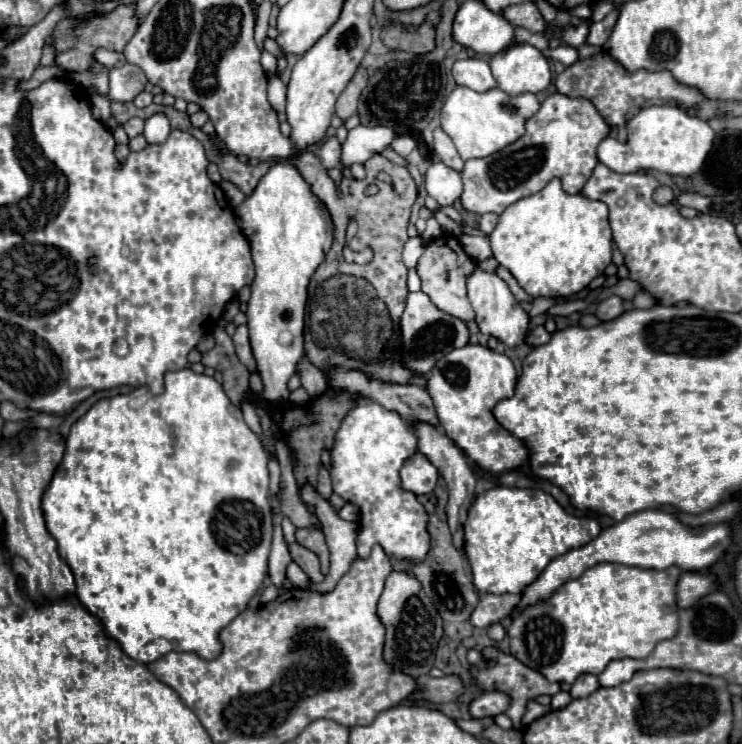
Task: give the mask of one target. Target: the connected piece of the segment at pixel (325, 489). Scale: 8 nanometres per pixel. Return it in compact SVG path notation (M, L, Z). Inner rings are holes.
M320 466L320 474L318 474L318 494L324 498L324 500L330 500L332 496L332 482L330 482L330 472Z

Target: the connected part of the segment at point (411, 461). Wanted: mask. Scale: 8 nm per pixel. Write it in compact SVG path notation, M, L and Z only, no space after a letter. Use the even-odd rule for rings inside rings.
M420 452L410 456L400 468L400 486L416 496L430 494L438 482L436 466Z

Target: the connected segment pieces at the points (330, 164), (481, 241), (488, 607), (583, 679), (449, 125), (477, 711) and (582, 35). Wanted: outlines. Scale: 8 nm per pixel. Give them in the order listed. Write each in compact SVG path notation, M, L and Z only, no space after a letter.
M326 138L322 144L310 146L310 150L314 150L314 152L320 156L322 164L324 164L326 168L340 168L340 170L344 168L342 158L340 158L342 146L340 146L340 142L338 142L336 138Z
M462 234L458 238L466 250L466 254L470 254L472 258L476 258L476 262L482 262L486 260L488 256L492 256L492 250L490 250L490 242L486 236L470 236L470 234Z
M484 594L480 598L480 606L476 606L474 614L470 616L470 622L478 628L486 628L490 624L496 624L512 616L518 604L520 604L520 594L500 594L500 596Z
M584 674L584 676L580 676L580 678L572 684L570 696L572 696L572 698L586 698L586 696L590 696L594 690L598 690L598 688L600 688L598 678L592 676L592 674Z
M456 86L448 100L442 106L440 114L440 124L442 130L452 138L456 144L458 154L464 160L470 158L486 158L494 152L500 152L508 144L516 142L524 134L524 124L530 116L538 112L540 104L534 94L518 94L510 96L502 92L500 88L492 88L488 92L474 92L466 86Z
M484 692L480 698L476 698L470 704L470 714L474 718L484 718L484 716L498 716L506 712L510 704L510 696L504 692Z
M582 20L582 23L577 26L572 26L570 30L566 30L566 32L562 34L562 40L564 40L568 46L578 48L578 46L586 44L588 32L590 32L590 24L588 24L588 20Z

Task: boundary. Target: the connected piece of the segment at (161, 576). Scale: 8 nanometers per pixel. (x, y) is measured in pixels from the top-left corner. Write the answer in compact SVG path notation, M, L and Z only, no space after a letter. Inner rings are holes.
M184 368L184 370L168 372L168 374L166 374L166 390L164 390L164 394L160 394L160 396L156 396L156 398L150 398L148 404L142 406L142 394L144 394L144 392L146 392L146 390L140 386L140 388L132 390L130 394L118 394L118 396L114 396L114 398L102 398L102 400L98 400L98 402L72 426L72 430L70 430L70 434L68 434L68 438L66 438L64 458L62 458L62 462L60 462L60 466L58 466L52 482L50 482L50 488L46 490L46 494L44 494L44 498L42 498L42 508L44 508L44 514L46 514L46 528L48 528L50 536L58 542L58 554L60 554L60 558L70 566L70 570L72 570L72 574L74 574L76 596L78 596L80 604L82 604L86 610L90 610L90 614L94 614L94 616L98 616L98 618L102 620L108 636L114 638L130 658L134 658L134 660L138 660L138 662L144 662L144 664L150 664L150 662L162 658L164 654L168 654L168 652L194 652L194 654L198 654L198 656L202 656L202 658L206 658L206 660L214 660L214 658L218 658L218 656L222 654L222 642L220 642L220 638L218 638L218 636L220 636L220 630L226 628L242 610L246 610L250 598L258 592L258 588L262 586L262 582L264 582L264 578L266 578L266 574L268 574L268 554L270 554L270 544L272 544L272 512L270 512L270 500L268 500L268 456L266 456L264 450L262 450L260 436L256 436L256 434L246 426L246 422L244 422L244 418L242 418L242 410L228 400L228 396L224 394L222 386L220 386L214 378L204 376L204 374L194 374L190 368Z

